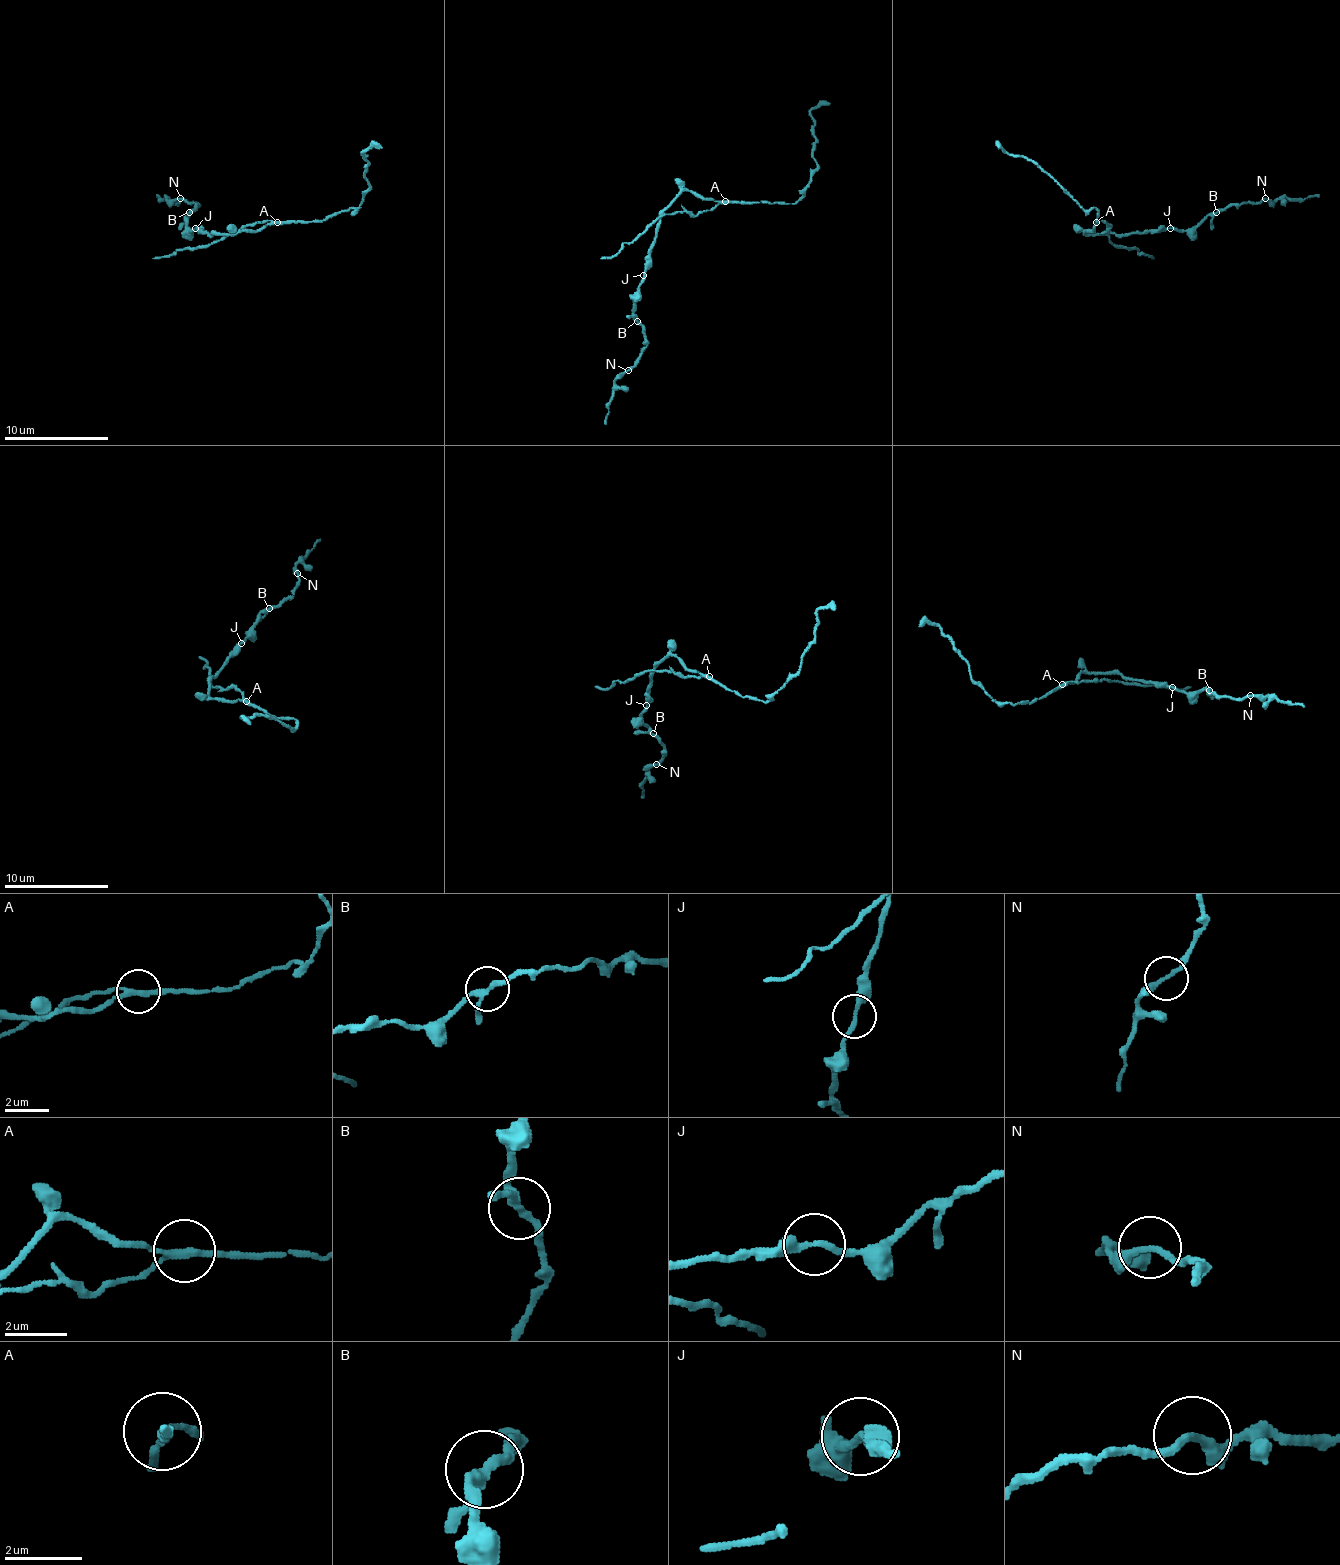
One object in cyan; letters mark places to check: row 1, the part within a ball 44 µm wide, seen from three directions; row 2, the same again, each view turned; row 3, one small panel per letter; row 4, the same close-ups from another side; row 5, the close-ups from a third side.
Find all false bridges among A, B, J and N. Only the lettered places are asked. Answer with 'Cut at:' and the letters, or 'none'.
Cut at: A

